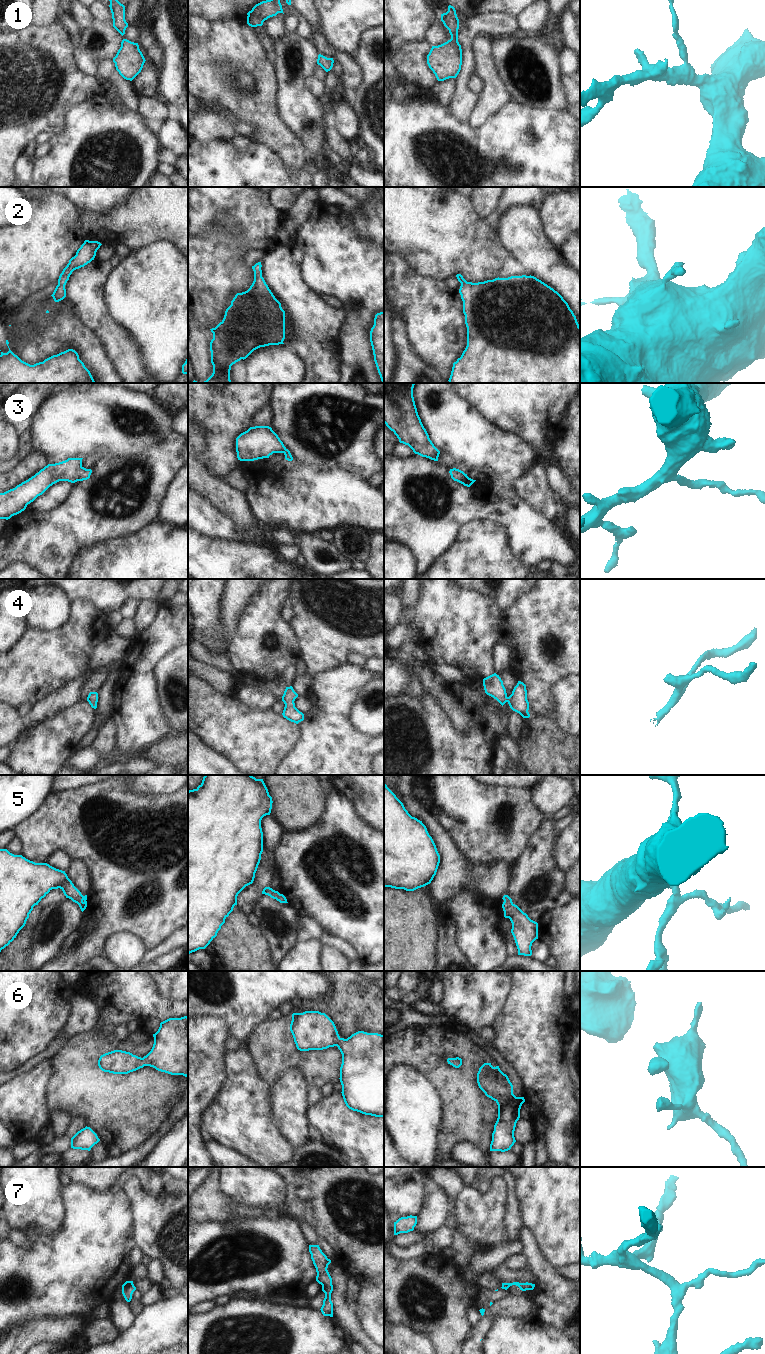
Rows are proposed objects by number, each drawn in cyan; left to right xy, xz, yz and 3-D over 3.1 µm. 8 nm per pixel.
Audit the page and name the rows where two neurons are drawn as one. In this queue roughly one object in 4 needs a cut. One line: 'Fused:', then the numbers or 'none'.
Fused: none

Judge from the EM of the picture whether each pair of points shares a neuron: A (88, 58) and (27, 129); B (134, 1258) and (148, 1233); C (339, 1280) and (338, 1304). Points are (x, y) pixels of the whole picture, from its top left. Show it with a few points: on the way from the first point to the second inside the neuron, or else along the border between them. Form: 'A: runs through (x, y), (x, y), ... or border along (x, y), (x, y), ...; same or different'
A: border along (76, 61), (76, 65), (82, 71), (93, 76); different
B: border along (135, 1245), (143, 1254); different
C: runs through (339, 1286), (338, 1298); same

